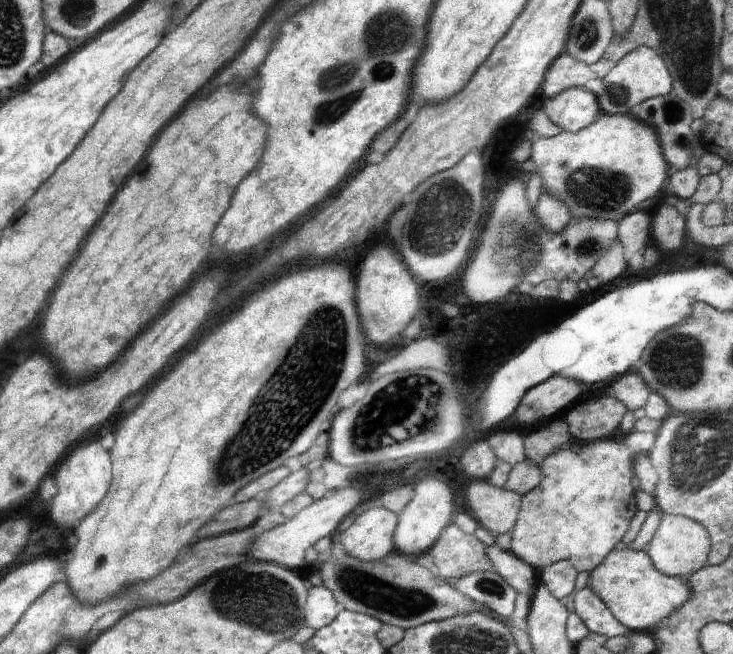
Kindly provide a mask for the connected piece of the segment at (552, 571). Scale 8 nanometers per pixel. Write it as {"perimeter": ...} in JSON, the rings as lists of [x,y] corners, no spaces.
{"perimeter":[[[560,560],[558,563],[544,567],[538,572],[539,582],[543,583],[560,600],[568,598],[576,584],[577,570],[569,560]]]}

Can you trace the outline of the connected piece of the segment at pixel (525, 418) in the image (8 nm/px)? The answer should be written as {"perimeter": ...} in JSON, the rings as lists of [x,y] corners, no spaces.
{"perimeter":[[[564,376],[548,378],[546,382],[531,388],[522,396],[518,408],[513,412],[514,420],[512,420],[512,424],[516,424],[517,427],[519,426],[519,431],[523,432],[523,427],[525,426],[530,426],[534,429],[550,421],[552,418],[563,415],[573,404],[579,401],[583,386],[584,384],[578,384],[576,380],[568,380]]]}

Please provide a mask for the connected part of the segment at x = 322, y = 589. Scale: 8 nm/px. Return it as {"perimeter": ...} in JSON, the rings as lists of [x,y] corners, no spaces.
{"perimeter":[[[324,585],[312,586],[308,592],[305,624],[314,630],[320,630],[336,619],[340,609],[328,588]]]}

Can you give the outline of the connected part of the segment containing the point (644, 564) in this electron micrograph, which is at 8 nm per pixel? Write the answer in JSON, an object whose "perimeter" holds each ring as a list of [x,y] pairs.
{"perimeter":[[[619,545],[589,574],[588,588],[610,609],[614,618],[630,628],[631,632],[653,632],[655,627],[668,619],[690,600],[690,586],[686,579],[666,576],[654,565],[645,550],[632,550]]]}

